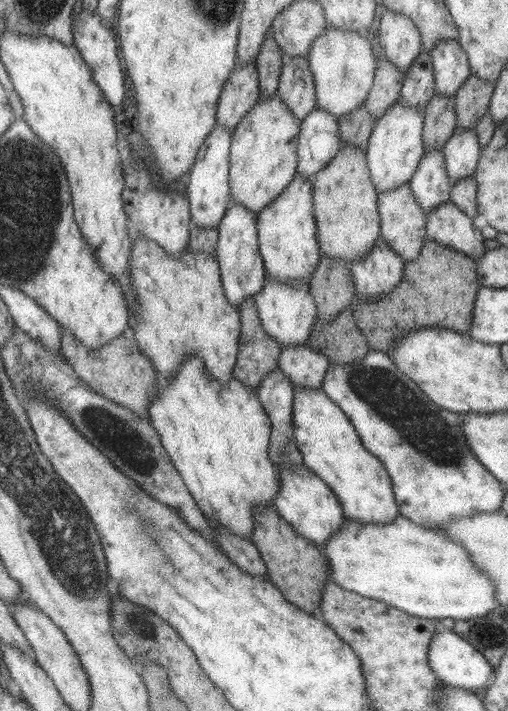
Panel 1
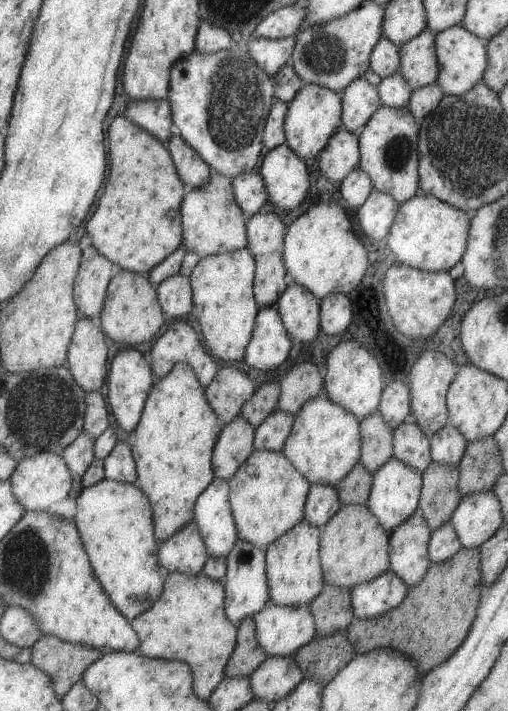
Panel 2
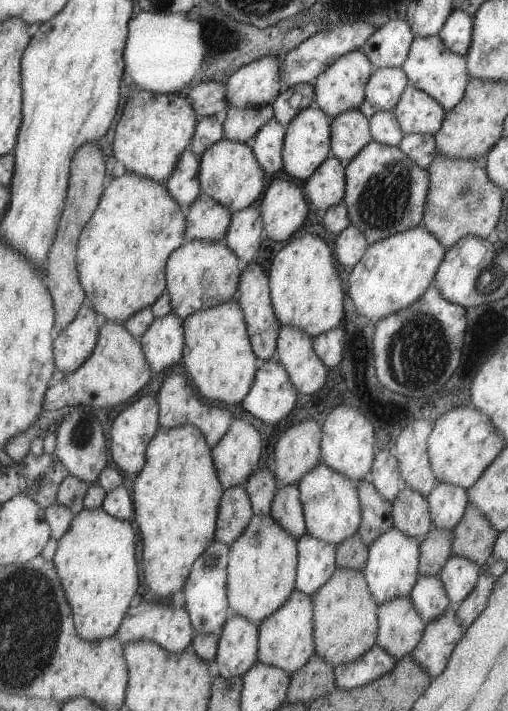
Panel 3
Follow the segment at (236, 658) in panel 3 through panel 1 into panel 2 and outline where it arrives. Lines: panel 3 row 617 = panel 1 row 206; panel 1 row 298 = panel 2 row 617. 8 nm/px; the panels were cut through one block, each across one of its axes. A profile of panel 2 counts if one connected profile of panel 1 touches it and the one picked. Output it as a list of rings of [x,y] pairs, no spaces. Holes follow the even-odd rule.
[[[237,539],[224,558],[226,574],[224,581],[224,614],[231,624],[238,625],[243,618],[255,616],[270,600],[265,572],[265,551],[245,540]]]

